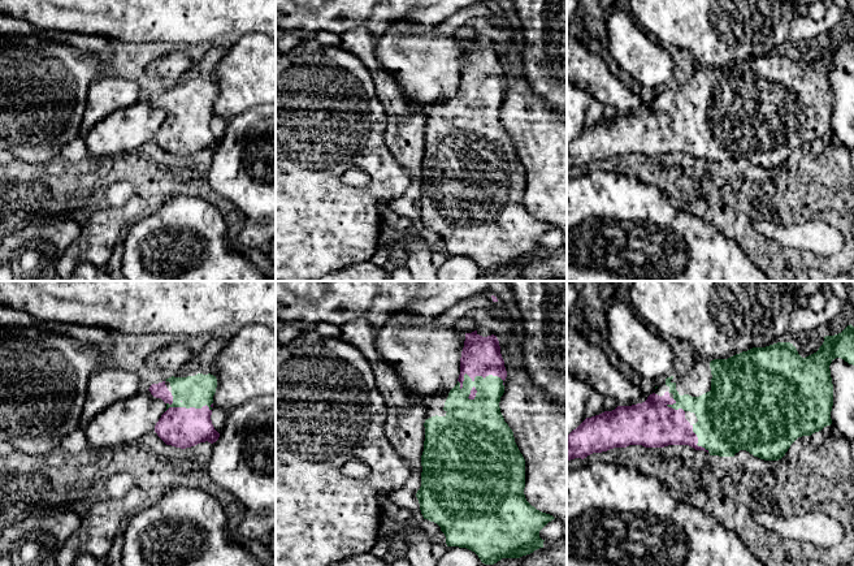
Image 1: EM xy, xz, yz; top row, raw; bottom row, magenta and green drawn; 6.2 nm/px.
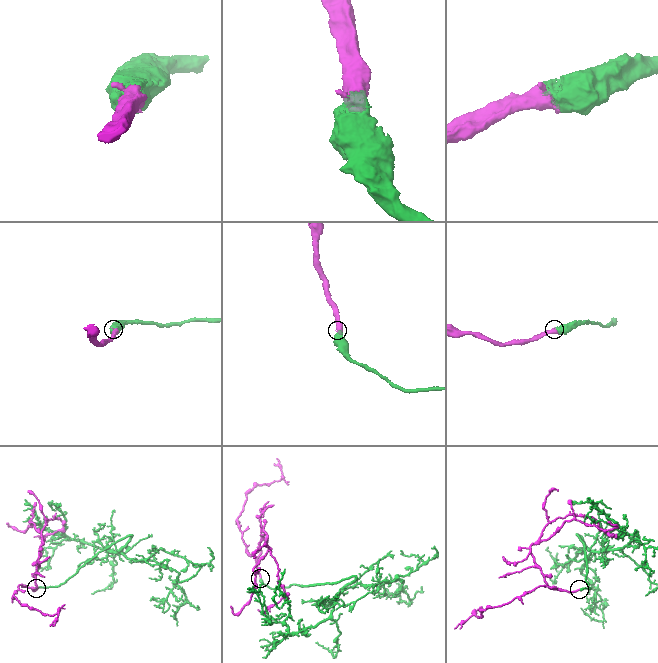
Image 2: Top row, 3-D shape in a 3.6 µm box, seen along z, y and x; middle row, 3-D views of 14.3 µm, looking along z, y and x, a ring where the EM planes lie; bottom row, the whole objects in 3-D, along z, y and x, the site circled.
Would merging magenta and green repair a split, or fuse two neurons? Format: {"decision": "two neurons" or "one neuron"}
{"decision": "one neuron"}

